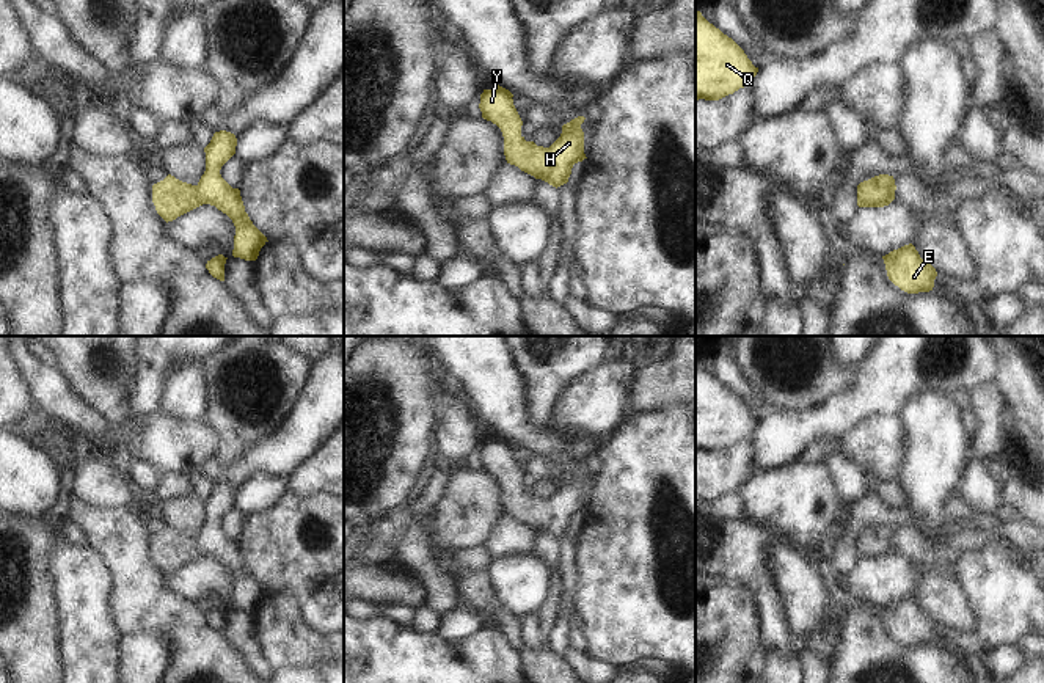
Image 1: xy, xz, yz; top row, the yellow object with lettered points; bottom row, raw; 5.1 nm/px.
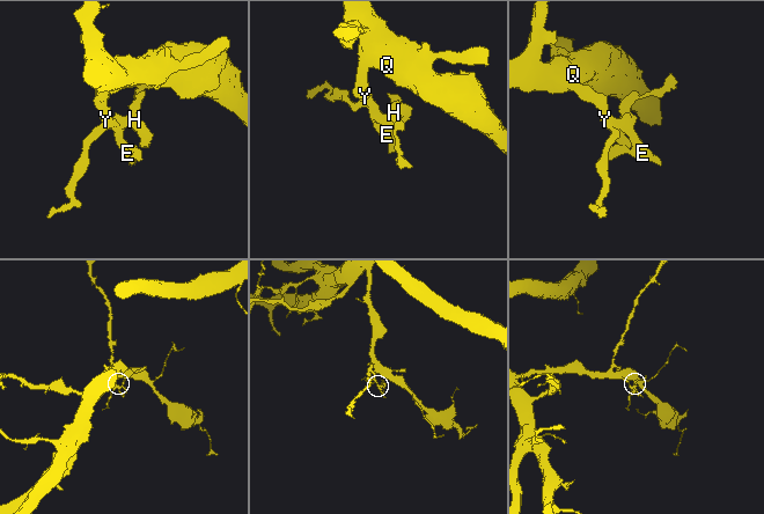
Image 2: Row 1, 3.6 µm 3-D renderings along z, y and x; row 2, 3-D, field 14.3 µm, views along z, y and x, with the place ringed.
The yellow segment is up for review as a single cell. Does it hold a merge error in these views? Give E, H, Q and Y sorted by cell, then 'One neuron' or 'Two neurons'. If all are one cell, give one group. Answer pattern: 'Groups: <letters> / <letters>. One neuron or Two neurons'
Groups: E H Q Y. One neuron.

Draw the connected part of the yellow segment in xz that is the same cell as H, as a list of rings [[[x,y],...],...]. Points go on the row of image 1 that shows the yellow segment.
[[[498,85],[484,89],[479,104],[482,118],[496,124],[502,132],[507,163],[556,188],[567,184],[573,165],[587,159],[581,129],[586,118],[578,116],[564,124],[560,137],[549,148],[537,146],[521,135],[523,121],[512,97],[509,89]]]

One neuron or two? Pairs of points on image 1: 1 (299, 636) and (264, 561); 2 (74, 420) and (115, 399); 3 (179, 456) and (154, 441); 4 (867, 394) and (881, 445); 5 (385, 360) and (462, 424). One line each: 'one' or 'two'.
1: two
2: two
3: one
4: two
5: two

